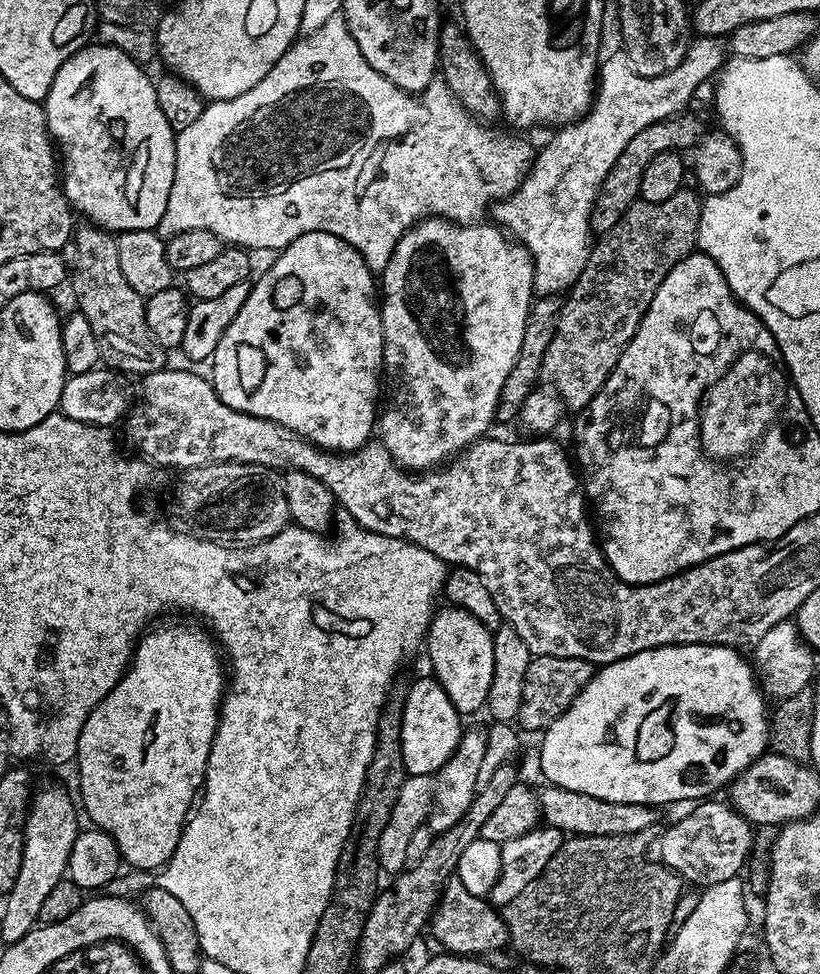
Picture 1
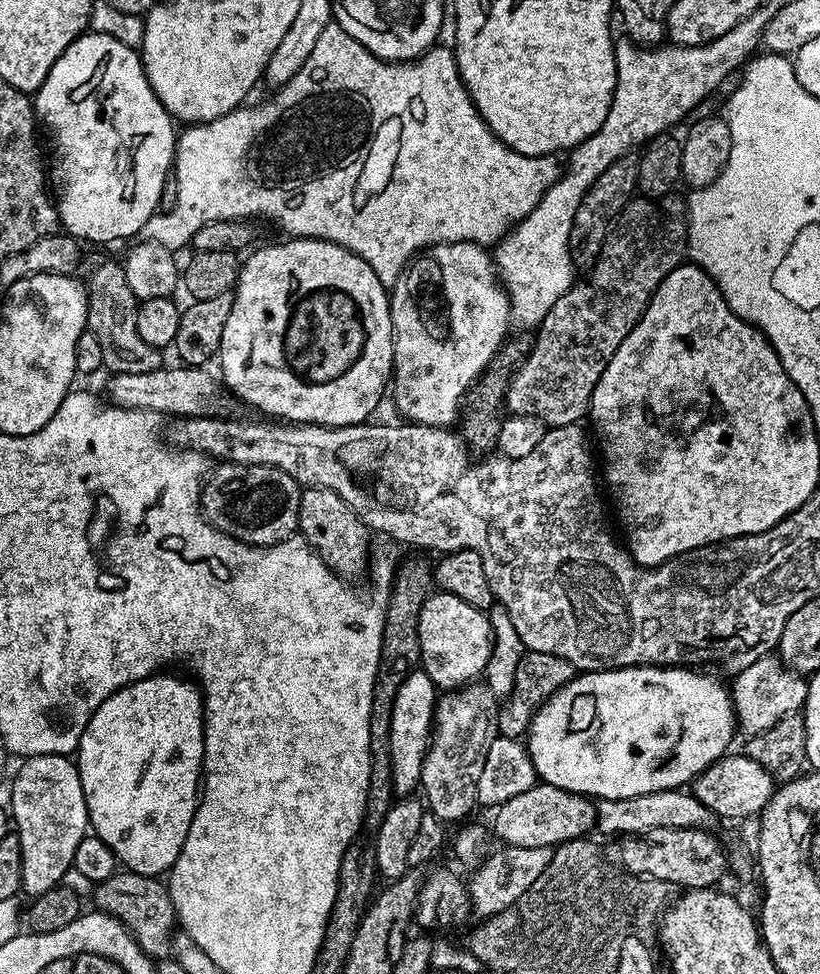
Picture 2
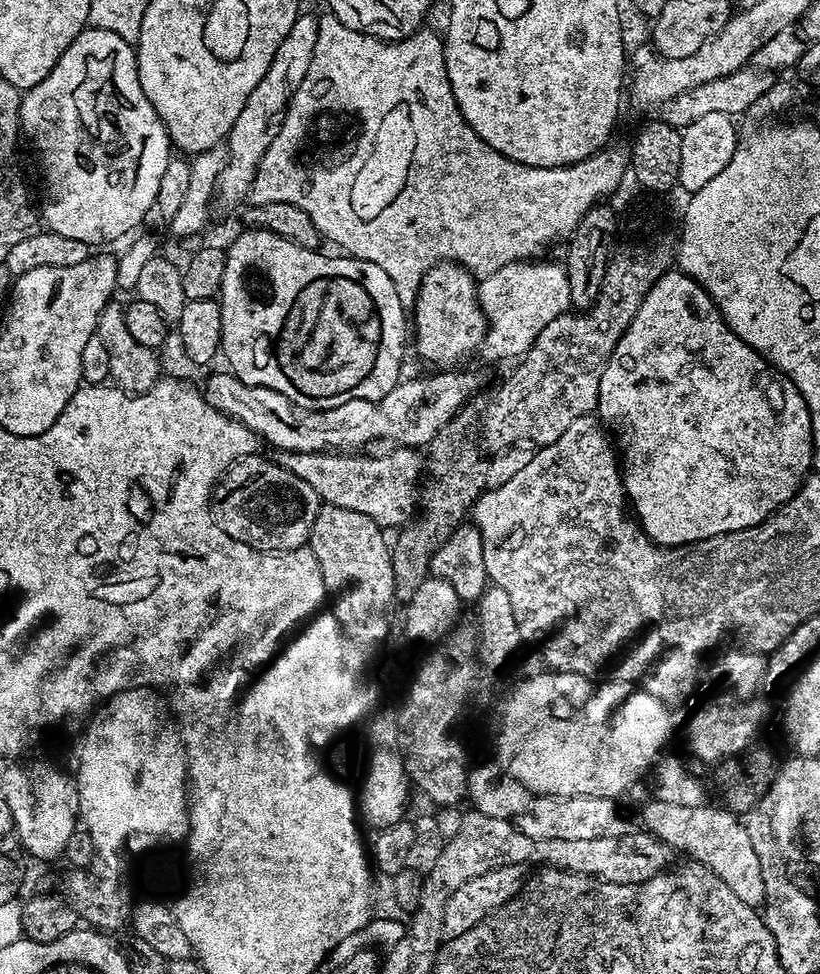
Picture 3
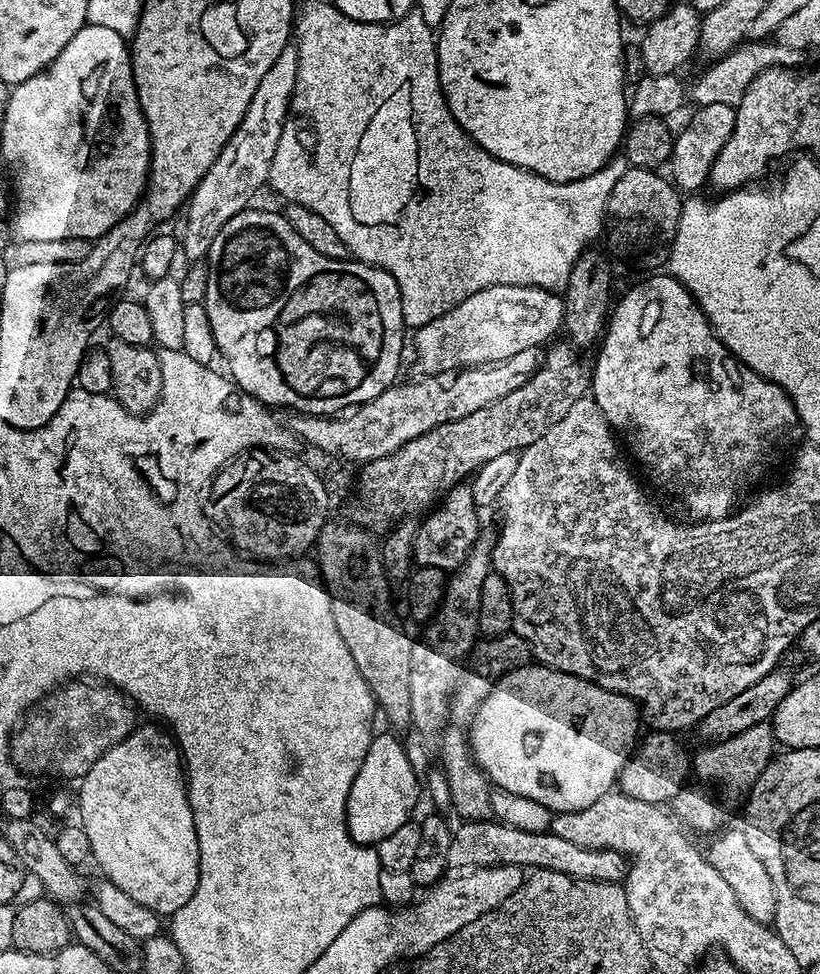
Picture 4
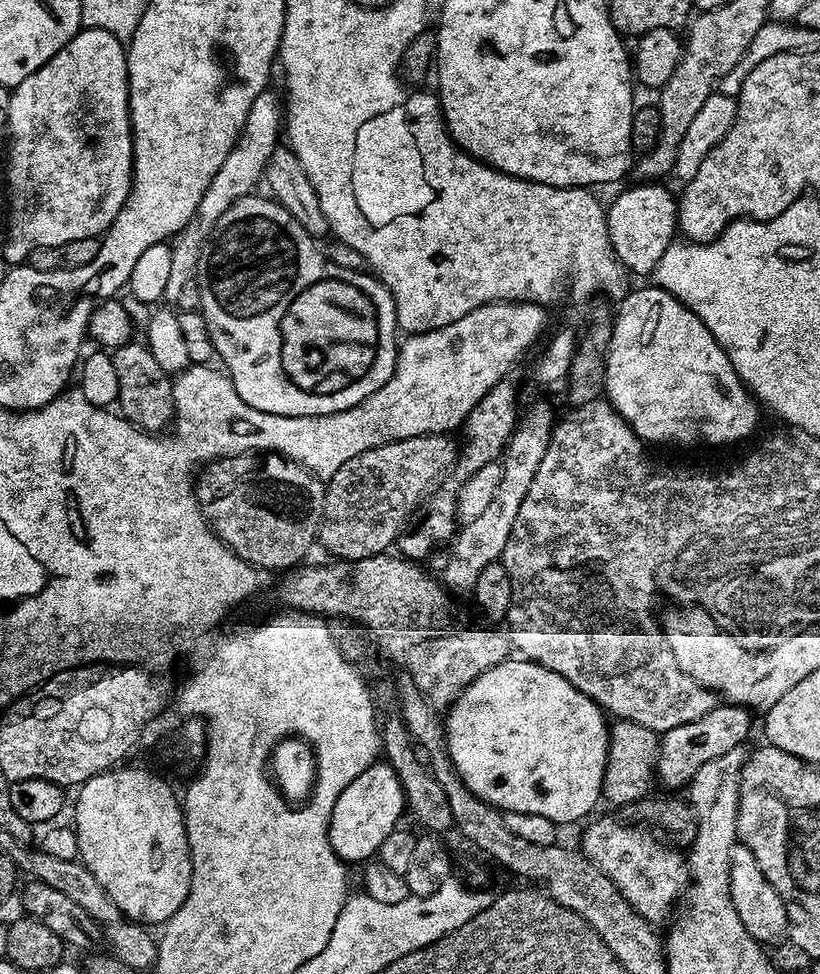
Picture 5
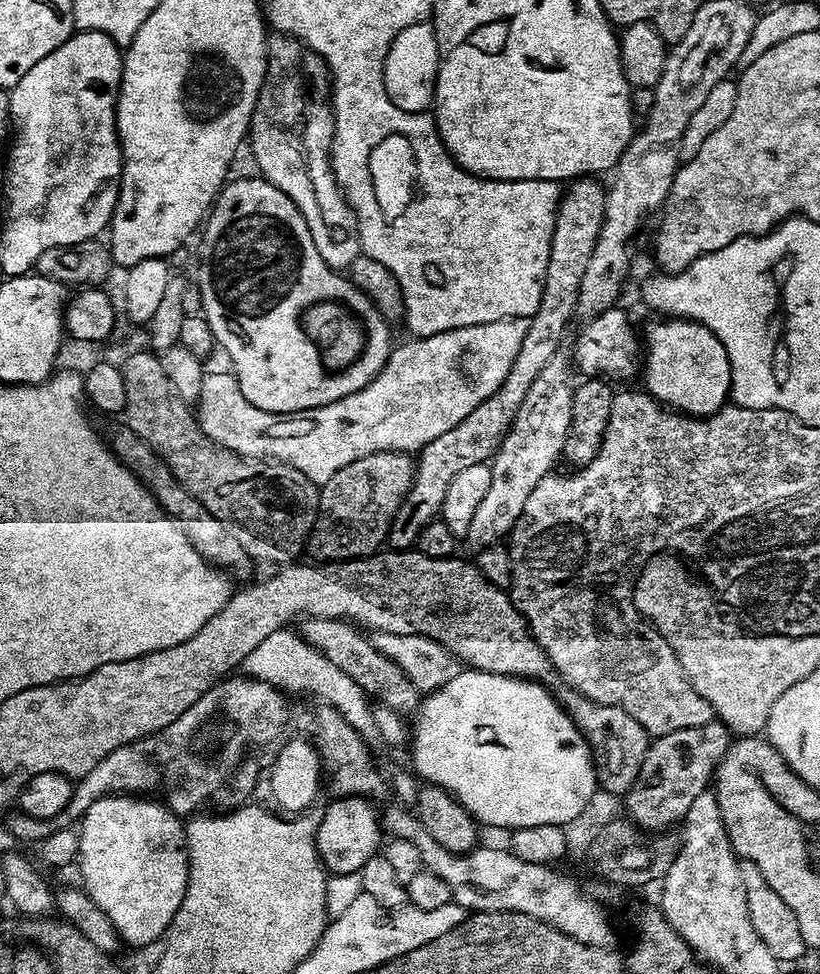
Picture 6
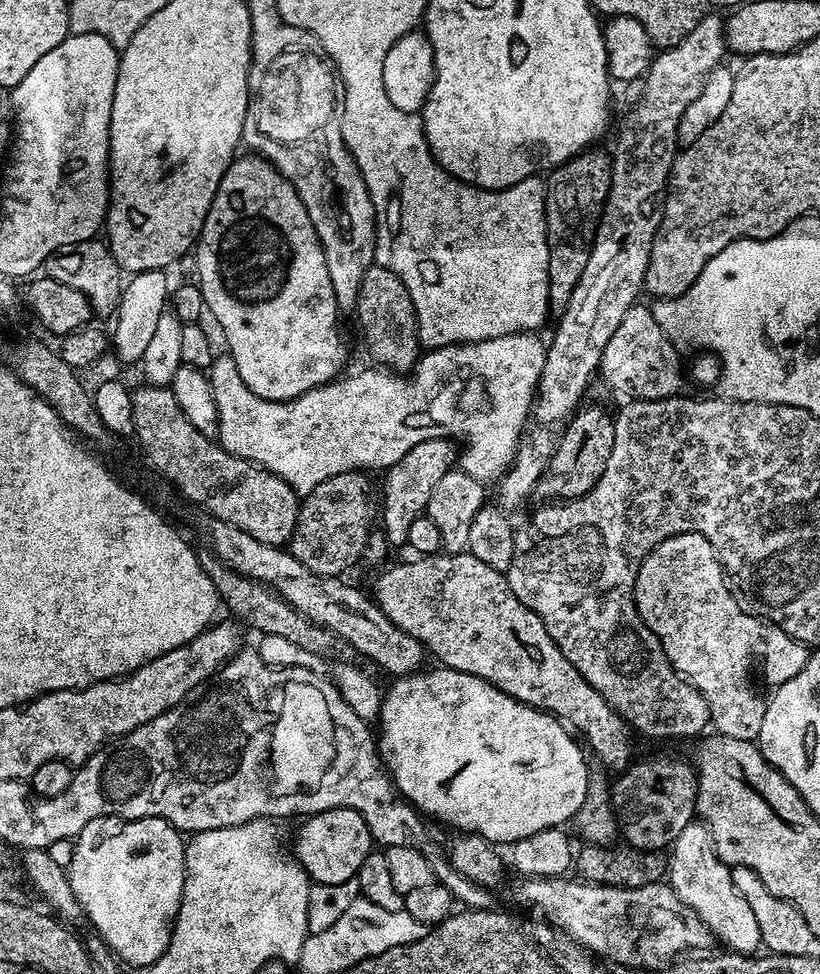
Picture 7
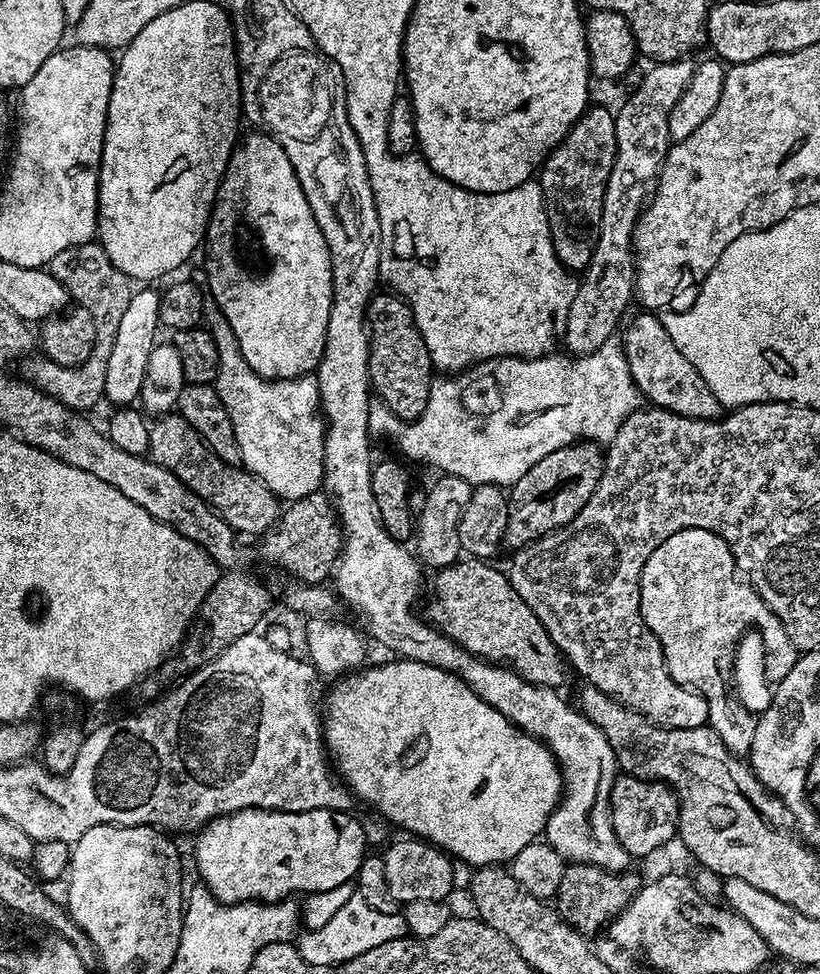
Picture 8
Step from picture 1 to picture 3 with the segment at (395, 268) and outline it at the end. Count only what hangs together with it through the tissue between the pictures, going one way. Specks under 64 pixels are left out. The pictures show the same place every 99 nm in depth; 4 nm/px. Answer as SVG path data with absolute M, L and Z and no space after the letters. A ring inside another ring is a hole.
M441 260L422 278L414 309L414 344L416 340L416 352L426 363L448 370L483 345L486 321L476 298L477 287L472 273L451 260Z

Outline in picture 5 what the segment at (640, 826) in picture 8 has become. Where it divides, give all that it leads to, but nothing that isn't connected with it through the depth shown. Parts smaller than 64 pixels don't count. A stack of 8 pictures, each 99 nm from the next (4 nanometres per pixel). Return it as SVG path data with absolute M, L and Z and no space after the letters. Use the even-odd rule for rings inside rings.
M727 702L717 703L710 714L702 714L694 722L686 722L686 726L674 726L674 730L660 736L660 749L656 759L655 779L660 780L668 788L687 789L694 774L710 758L718 758L726 754L726 750L734 750L745 743L744 739L752 732L753 713L749 709Z

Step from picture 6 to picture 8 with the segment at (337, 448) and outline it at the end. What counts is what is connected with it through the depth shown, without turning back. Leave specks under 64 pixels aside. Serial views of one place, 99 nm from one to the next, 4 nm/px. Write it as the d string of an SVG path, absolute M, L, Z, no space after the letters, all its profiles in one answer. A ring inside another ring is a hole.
M220 311L207 313L206 327L218 346L218 374L214 381L216 392L226 410L234 410L232 422L238 434L241 457L260 456L258 475L277 498L301 500L311 492L321 491L324 483L324 433L326 421L321 415L320 387L315 375L299 376L293 380L267 380L255 372L242 358L234 330ZM623 343L603 344L589 356L581 356L574 361L567 355L556 355L531 358L499 356L493 360L483 360L481 364L474 364L463 372L433 379L429 404L425 412L412 423L405 423L387 405L377 403L374 408L375 435L400 440L401 457L417 456L418 459L433 464L437 473L457 476L473 486L497 484L505 490L511 489L518 478L530 470L530 466L542 462L546 454L554 454L554 450L562 446L580 441L601 446L611 444L626 417L637 411L642 404L638 386L630 374Z

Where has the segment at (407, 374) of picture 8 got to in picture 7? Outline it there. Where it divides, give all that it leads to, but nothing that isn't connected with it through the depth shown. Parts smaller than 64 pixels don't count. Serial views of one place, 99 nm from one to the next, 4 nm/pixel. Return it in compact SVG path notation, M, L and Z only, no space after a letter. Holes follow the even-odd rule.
M373 264L366 270L354 309L364 332L369 354L381 367L398 374L409 373L422 354L417 334L417 314L406 284L393 271Z

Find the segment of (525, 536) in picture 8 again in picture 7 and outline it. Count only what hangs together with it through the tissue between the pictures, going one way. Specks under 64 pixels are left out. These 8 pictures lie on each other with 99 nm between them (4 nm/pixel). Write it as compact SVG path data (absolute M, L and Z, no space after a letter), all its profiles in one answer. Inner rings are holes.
M581 407L567 421L563 429L565 432L555 441L546 470L542 470L542 478L538 478L536 483L535 499L540 502L559 502L585 496L598 482L598 478L602 478L606 462L610 462L610 450L614 450L615 425L611 411L608 413L604 408Z

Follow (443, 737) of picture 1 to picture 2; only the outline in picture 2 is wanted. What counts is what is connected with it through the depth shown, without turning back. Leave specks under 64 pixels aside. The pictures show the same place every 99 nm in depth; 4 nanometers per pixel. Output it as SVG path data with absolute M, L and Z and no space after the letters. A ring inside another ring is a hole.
M413 670L398 686L394 710L390 718L390 770L392 790L397 797L408 798L417 791L428 745L432 742L432 719L436 713L438 689L433 680L422 670Z

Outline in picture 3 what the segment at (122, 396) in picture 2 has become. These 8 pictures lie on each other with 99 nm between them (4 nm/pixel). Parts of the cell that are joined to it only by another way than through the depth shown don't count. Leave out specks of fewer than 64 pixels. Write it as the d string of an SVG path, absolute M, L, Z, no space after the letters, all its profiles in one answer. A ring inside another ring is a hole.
M436 370L433 376L420 376L417 380L401 379L390 394L381 400L351 400L337 408L304 408L295 400L286 398L286 394L278 394L278 390L270 390L266 386L250 386L242 382L231 371L216 372L205 384L202 384L204 397L220 412L231 416L245 424L251 432L256 433L265 445L273 444L273 449L283 452L351 452L363 449L363 444L372 444L375 440L392 440L396 446L427 446L465 407L464 404L480 388L480 380L472 372L456 372L460 370Z

